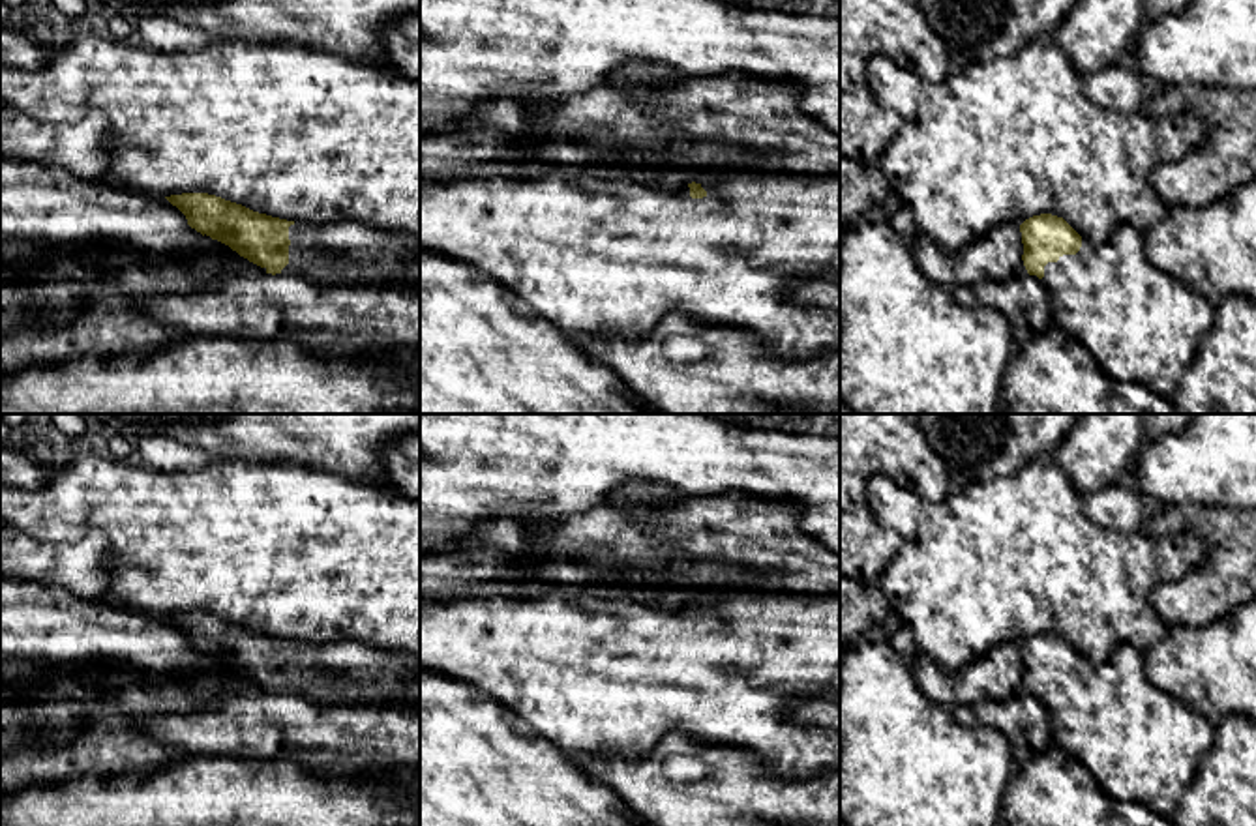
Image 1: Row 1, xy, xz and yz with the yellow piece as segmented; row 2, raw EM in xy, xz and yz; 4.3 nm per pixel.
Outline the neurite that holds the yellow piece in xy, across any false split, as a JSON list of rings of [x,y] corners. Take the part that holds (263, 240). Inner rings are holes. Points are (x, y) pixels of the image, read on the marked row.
[[[182,193],[165,199],[186,215],[191,229],[229,245],[261,266],[262,273],[294,273],[319,283],[420,285],[420,238],[416,236],[379,230],[358,221],[294,223],[208,193]]]

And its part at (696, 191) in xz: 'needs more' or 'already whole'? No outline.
needs more

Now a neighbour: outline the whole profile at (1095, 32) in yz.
[[[1076,0],[1052,39],[1080,75],[1112,67],[1144,26],[1142,0]]]

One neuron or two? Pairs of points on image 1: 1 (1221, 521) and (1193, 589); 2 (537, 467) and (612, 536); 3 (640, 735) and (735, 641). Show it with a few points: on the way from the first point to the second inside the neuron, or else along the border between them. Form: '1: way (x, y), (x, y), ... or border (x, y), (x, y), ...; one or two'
1: way (1223, 538), (1223, 559), (1210, 572); one
2: border (608, 502), (567, 514), (544, 525); two
3: way (664, 710), (711, 665); one

